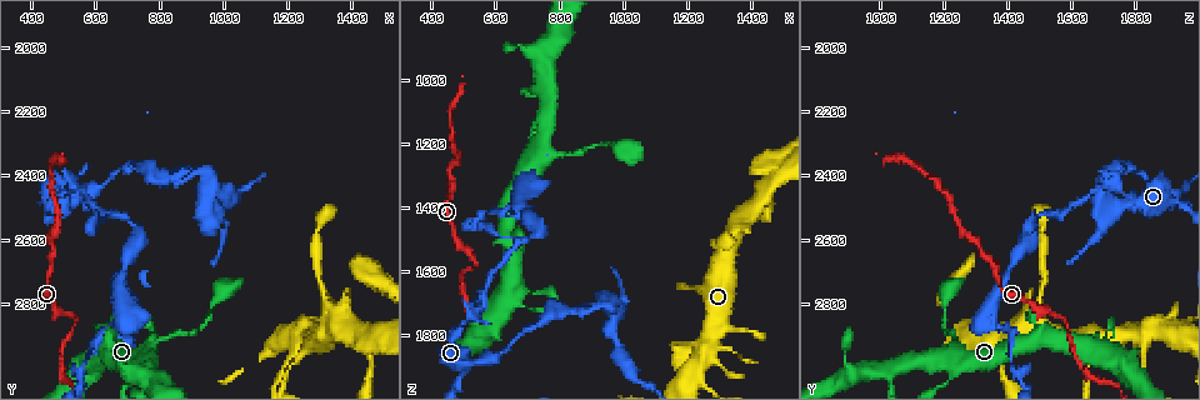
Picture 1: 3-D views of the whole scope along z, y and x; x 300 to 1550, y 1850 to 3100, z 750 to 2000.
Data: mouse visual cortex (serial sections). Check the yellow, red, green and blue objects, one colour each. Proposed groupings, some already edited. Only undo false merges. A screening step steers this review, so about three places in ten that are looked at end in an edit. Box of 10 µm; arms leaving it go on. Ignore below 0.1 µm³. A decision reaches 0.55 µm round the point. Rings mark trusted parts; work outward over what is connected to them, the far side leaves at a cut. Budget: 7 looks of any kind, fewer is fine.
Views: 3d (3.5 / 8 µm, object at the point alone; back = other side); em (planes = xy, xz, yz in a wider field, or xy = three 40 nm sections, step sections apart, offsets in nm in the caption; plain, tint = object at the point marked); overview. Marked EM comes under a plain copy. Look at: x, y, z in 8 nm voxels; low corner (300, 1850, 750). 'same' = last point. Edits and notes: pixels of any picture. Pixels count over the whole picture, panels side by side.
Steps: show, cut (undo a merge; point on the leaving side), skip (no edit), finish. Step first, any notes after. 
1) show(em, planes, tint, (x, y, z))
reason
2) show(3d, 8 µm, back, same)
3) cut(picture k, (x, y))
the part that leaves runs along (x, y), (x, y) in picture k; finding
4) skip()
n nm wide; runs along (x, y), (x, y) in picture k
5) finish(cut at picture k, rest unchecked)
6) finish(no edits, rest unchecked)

show(3d, 3.5 µm, (540, 2840, 1580))
abrupt turn

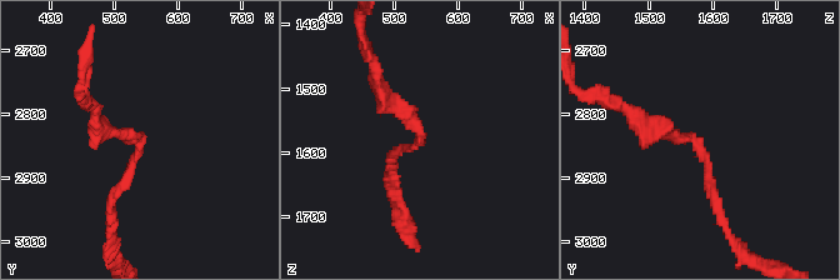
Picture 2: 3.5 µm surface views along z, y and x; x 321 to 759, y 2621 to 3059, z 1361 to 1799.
show(em, planes, tint, (535, 2840, 1570))
shape alone is not enough

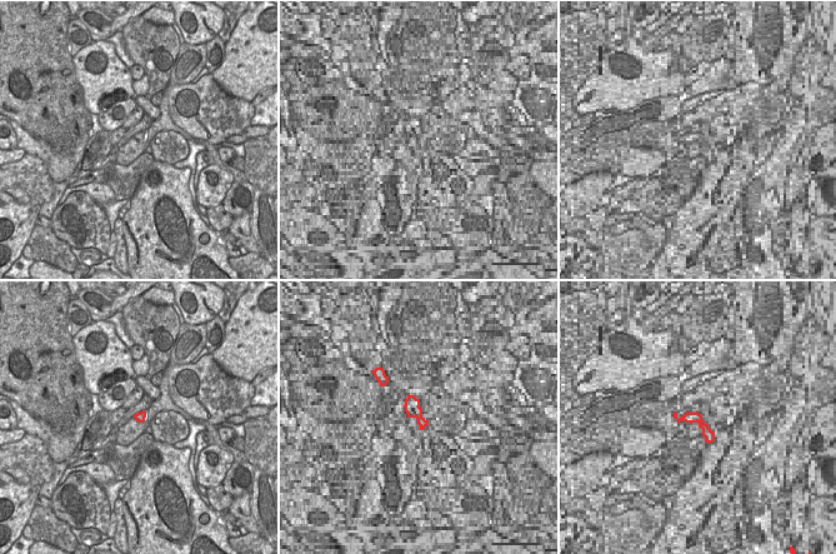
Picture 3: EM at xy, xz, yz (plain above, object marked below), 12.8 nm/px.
skip()
runs along (638, 119), (695, 141), (720, 214) in picture 2; all the same cell

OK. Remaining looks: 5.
show(3d, 3.5 µm, (680, 2870, 1340))
abrupt turn

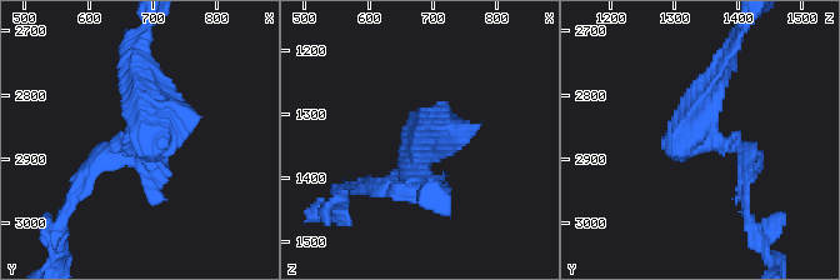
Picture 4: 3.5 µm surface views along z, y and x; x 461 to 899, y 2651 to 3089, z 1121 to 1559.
show(em, planes, tint, (680, 2865, 1330))

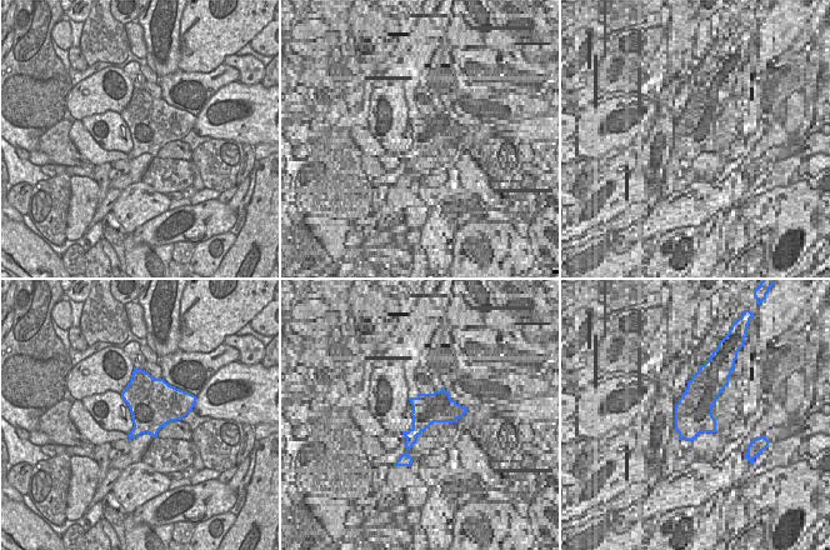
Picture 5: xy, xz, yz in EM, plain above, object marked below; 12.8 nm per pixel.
skip()
one cell here

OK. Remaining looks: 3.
show(3d, 3.5 µm, (960, 2480, 1700))
branch point

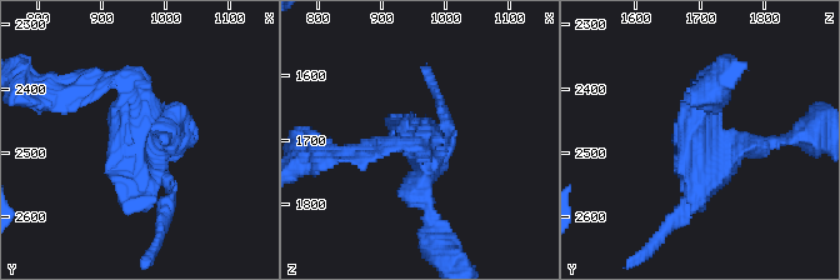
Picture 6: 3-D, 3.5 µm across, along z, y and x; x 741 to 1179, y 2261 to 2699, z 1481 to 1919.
show(em, xy, step 1, tint, (945, 2480, 1700))

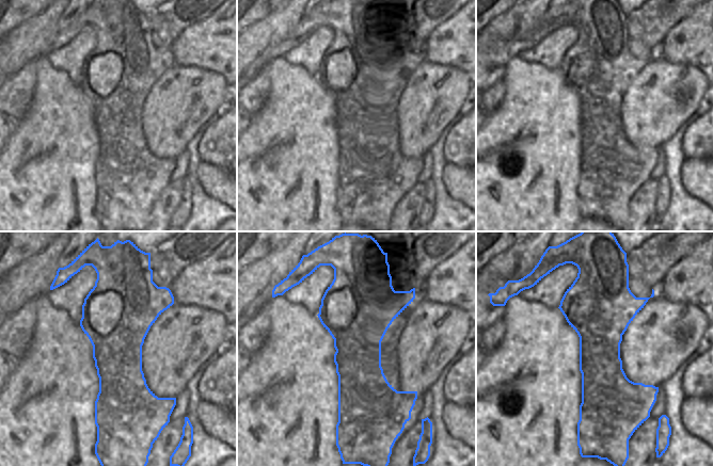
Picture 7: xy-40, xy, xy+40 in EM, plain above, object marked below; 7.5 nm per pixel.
cut(picture 6, (433, 218))
the part that leaves runs along (425, 170), (429, 218), (449, 260) in picture 6; a second cell is stuck on

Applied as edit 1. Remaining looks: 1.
finish(cut at picture 6, rest unchecked)

